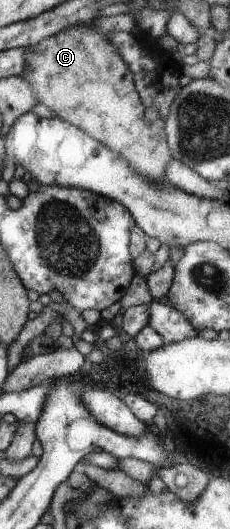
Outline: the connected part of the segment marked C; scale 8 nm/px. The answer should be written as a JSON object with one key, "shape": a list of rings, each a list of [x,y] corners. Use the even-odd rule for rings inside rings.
{"shape":[[[93,21],[87,25],[71,26],[34,46],[28,46],[28,69],[22,78],[34,87],[39,103],[55,111],[59,116],[57,118],[71,125],[79,125],[79,129],[85,129],[91,137],[109,146],[115,153],[120,153],[139,173],[154,180],[167,180],[164,177],[167,164],[175,158],[170,149],[168,135],[163,127],[145,121],[144,113],[147,107],[143,105],[141,94],[134,84],[130,66],[126,64],[118,48],[105,34],[95,30],[92,23]]]}

